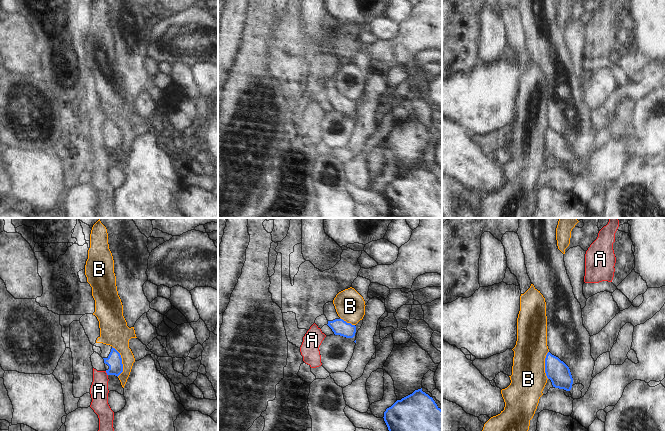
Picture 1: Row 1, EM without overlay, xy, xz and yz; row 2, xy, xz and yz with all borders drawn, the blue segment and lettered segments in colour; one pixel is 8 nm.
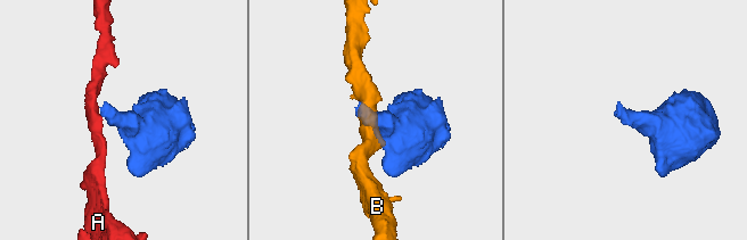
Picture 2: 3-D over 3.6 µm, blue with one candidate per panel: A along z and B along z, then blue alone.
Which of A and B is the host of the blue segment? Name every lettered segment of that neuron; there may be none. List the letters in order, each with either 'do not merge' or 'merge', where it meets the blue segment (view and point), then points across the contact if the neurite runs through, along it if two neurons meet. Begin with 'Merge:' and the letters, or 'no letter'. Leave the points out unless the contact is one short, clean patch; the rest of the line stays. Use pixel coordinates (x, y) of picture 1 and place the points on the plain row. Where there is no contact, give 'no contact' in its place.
Merge: no letter
A: do not merge; contact xy (106, 148); border xy (105, 147), (107, 151)
B: do not merge; contact xy (121, 137); border xy (112, 122), (121, 134), (122, 148), (118, 152)

